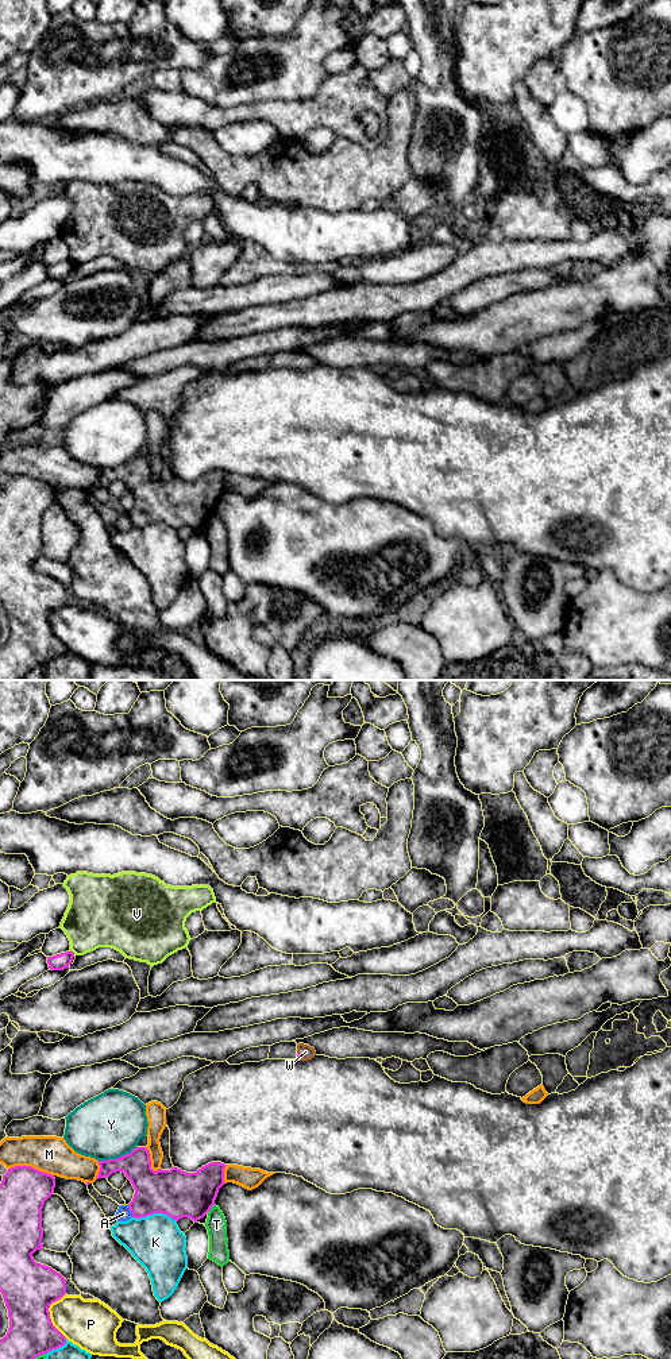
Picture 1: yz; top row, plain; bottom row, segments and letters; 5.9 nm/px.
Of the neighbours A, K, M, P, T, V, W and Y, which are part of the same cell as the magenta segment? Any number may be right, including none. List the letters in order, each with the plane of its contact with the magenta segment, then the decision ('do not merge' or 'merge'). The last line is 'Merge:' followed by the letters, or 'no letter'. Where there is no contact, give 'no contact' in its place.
A: contact in yz; do not merge
K: contact in yz; do not merge
M: contact in yz; do not merge
P: contact in yz; do not merge
T: contact in yz; do not merge
V: no contact; do not merge
W: contact in yz; merge
Y: contact in yz; do not merge
Merge: W

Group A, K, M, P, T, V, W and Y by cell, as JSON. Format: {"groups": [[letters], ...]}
{"groups": [["A"], ["K"], ["M"], ["P"], ["T"], ["V"], ["W"], ["Y"]]}

